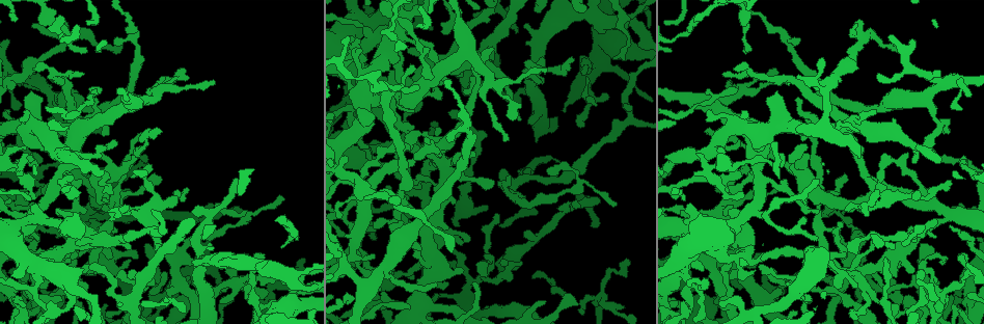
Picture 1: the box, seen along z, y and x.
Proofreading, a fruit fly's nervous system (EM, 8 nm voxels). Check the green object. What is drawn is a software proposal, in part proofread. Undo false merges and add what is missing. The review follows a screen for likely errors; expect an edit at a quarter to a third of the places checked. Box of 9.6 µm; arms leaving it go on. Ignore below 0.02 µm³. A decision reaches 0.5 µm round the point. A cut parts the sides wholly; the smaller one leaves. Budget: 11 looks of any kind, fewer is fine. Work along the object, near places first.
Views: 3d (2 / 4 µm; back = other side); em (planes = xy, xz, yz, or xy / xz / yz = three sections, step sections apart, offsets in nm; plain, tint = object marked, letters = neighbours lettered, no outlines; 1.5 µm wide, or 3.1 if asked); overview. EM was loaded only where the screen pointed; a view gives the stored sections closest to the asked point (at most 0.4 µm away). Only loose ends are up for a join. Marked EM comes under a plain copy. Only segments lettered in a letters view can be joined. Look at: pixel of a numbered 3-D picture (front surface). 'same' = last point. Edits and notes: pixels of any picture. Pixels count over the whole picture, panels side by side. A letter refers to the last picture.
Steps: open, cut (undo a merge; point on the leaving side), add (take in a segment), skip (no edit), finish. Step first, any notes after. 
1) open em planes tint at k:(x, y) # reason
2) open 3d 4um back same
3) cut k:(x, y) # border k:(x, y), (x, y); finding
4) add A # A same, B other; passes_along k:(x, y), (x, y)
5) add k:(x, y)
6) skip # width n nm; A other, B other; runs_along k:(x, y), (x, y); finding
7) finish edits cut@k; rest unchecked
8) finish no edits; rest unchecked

open 3d 4um at 1:(257, 313) # four-way junction

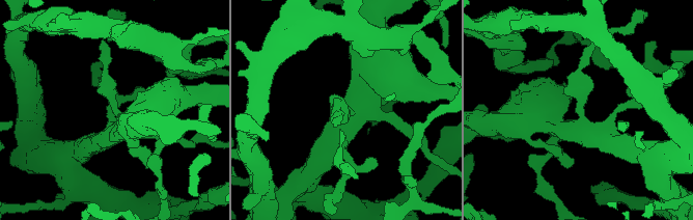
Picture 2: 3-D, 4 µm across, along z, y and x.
open em planes letters at 2:(579, 106) # arms 4

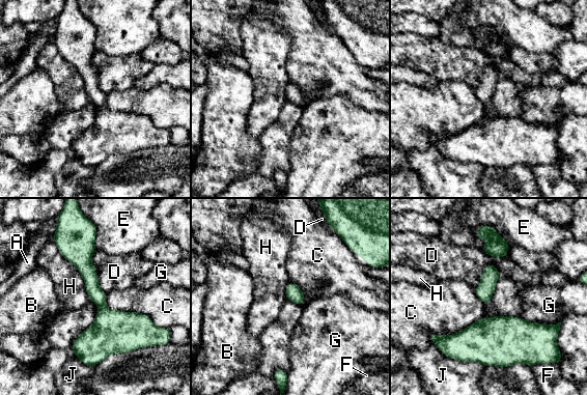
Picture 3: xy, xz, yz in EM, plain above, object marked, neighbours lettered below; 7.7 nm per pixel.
skip # A other, B other, C other, D other, E other, F other, G other, H other, J other; all the same neuron

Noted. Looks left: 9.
open 3d 2um at 1:(581, 127) # free end

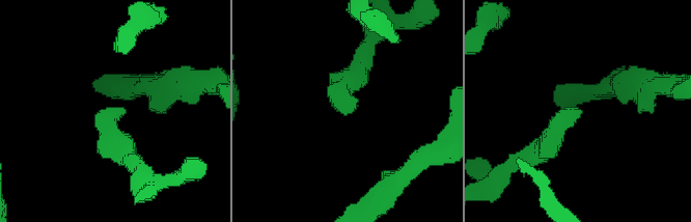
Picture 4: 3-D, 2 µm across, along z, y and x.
open em planes letters at 4:(582, 112)

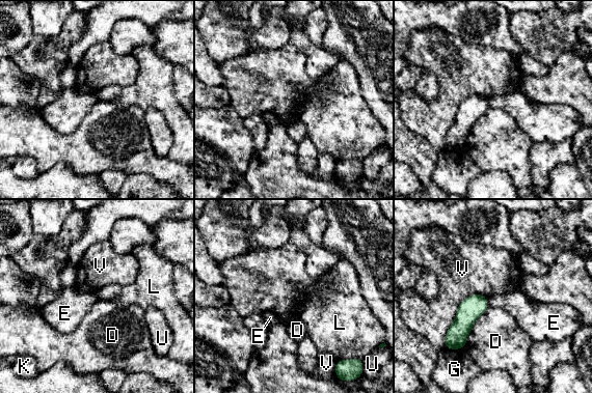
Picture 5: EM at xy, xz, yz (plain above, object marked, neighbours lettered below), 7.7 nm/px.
skip # width 160 nm; D other, E other, G other, K other, L other, U other, V other; none of them fits

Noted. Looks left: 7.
open 3d 2um at 1:(581, 312) # free end

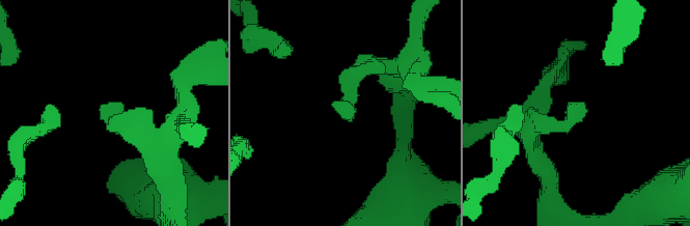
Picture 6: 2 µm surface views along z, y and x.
open em planes letters at 6:(118, 102) # now the EM

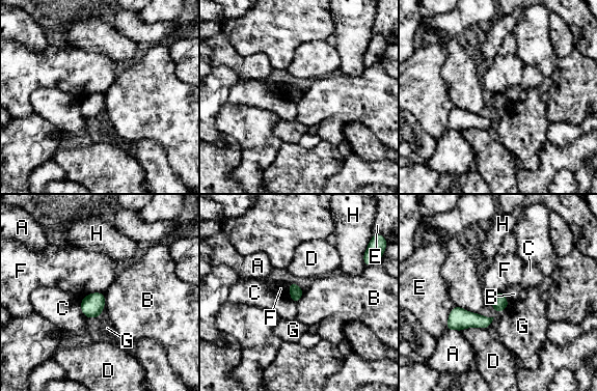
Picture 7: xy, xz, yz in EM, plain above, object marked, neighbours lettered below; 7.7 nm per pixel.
skip # A other, B other, C other, D other, E other, F other, G other, H other; border 7:(103, 291), (93, 291), (82, 298); none of them fits

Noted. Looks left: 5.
open em yz step 4 letters at 1:(56, 235) # tapers out

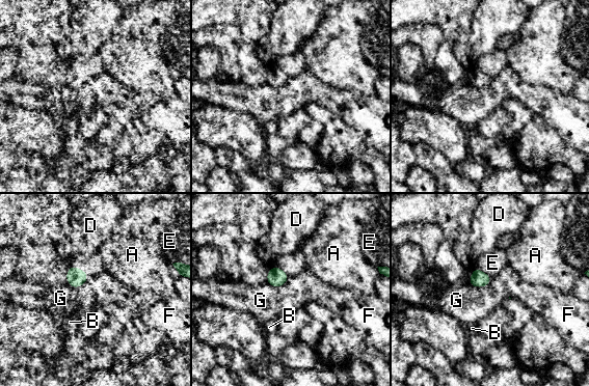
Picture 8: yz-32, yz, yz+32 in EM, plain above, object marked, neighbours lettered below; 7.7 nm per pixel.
open em planes letters same # cut it another way

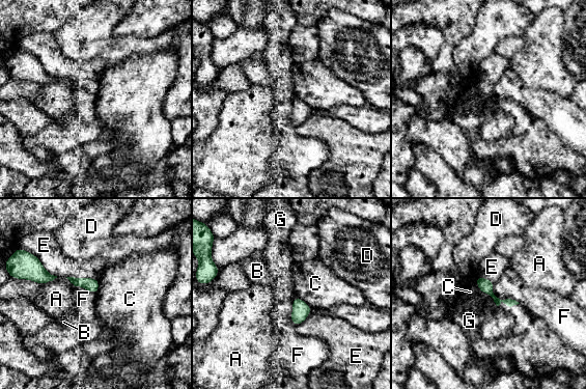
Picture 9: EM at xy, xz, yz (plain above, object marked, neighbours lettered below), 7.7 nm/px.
skip # width 100 nm; A other, B other, C other, D other, E other, F other, G other; runs_along 9:(479, 280), (497, 300), (512, 302); none of them fits

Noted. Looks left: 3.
finish no edits; rest unchecked

